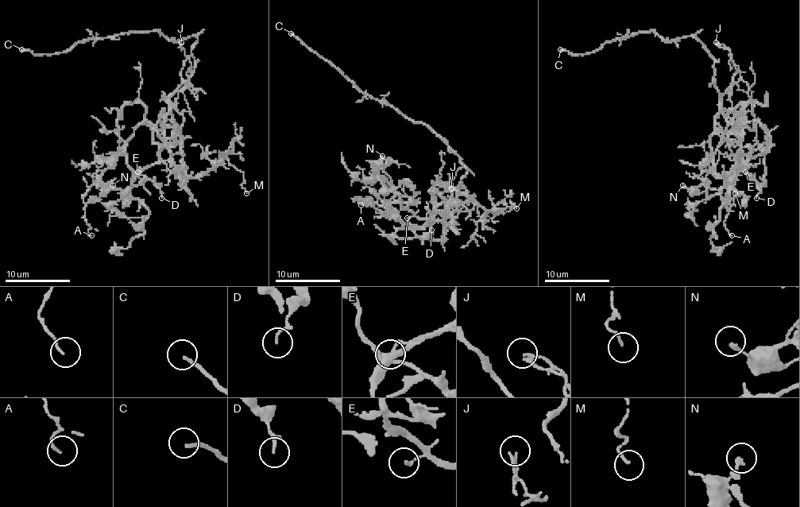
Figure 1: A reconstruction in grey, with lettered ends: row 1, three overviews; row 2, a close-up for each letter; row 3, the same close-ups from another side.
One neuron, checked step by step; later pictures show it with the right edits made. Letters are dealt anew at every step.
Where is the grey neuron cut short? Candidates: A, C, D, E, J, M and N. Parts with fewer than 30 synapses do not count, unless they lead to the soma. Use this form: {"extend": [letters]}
{"extend": ["C"]}

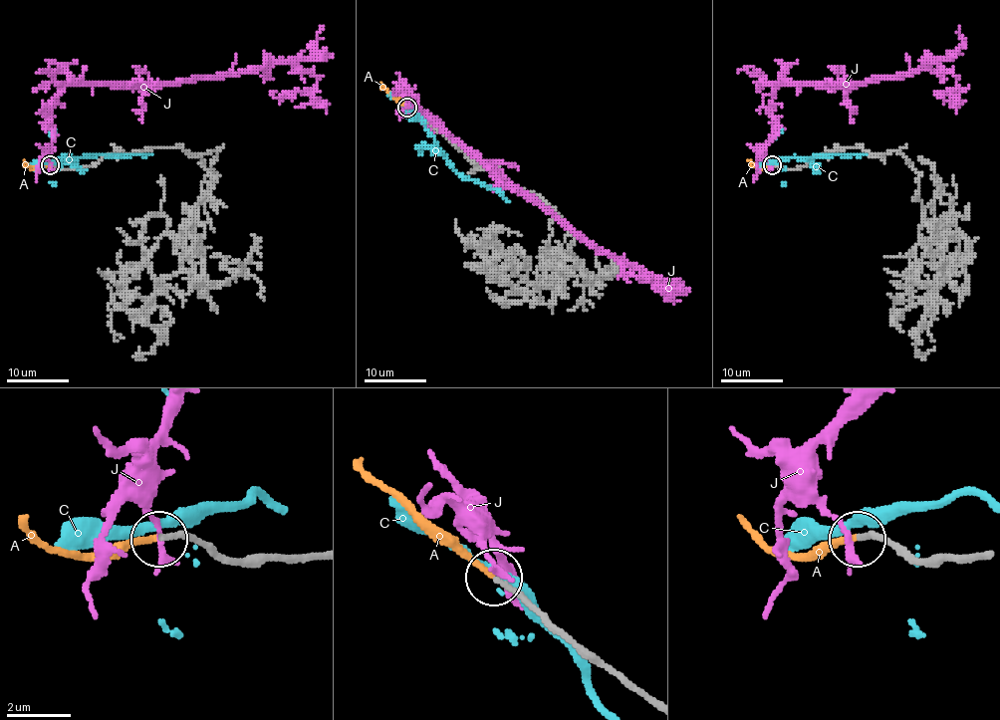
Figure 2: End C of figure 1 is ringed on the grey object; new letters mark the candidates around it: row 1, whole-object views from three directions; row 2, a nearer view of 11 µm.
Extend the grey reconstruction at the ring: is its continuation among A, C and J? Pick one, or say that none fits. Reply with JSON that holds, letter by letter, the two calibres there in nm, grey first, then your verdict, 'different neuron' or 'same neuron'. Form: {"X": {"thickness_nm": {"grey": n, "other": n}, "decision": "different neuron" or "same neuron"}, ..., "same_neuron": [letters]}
{"A": {"thickness_nm": {"grey": 160, "other": 170}, "decision": "same neuron"}, "C": {"thickness_nm": {"grey": 200, "other": 400}, "decision": "different neuron"}, "J": {"thickness_nm": {"grey": 150, "other": 280}, "decision": "different neuron"}, "same_neuron": ["A"]}

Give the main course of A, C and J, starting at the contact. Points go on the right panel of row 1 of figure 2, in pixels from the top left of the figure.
A: (772, 164), (756, 168), (748, 160)
C: (775, 162), (790, 156), (801, 159), (867, 153)
J: (772, 165), (764, 145), (775, 131), (773, 93), (781, 85), (869, 83), (936, 64), (957, 86), (938, 93)

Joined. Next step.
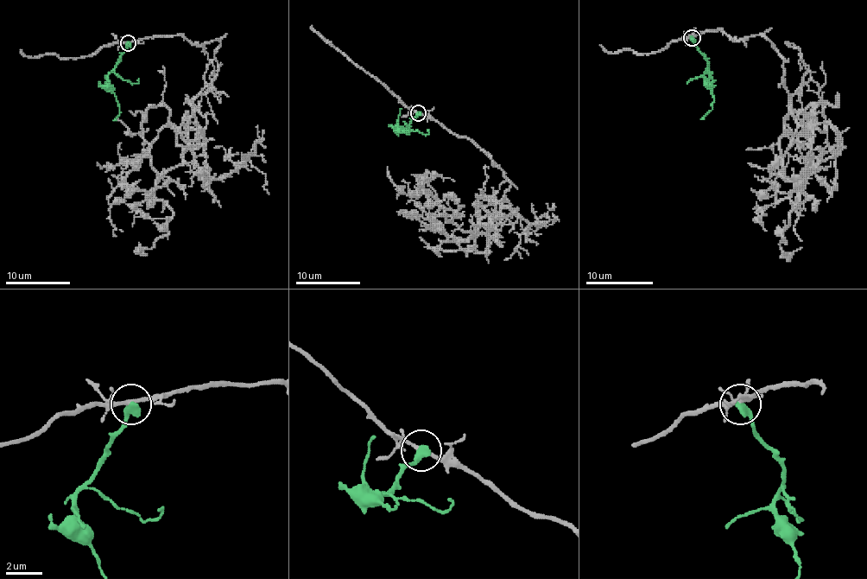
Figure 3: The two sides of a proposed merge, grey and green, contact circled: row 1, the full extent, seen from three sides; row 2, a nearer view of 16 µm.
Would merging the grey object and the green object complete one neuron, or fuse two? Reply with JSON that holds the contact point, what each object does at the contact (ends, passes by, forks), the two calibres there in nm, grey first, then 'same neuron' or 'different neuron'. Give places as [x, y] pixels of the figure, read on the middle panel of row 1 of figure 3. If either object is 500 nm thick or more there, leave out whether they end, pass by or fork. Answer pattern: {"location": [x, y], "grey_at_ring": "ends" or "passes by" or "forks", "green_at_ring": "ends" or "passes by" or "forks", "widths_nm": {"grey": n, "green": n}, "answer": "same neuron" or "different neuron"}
{"location": [418, 113], "grey_at_ring": "passes by", "green_at_ring": "ends", "widths_nm": {"grey": 190, "green": 480}, "answer": "different neuron"}

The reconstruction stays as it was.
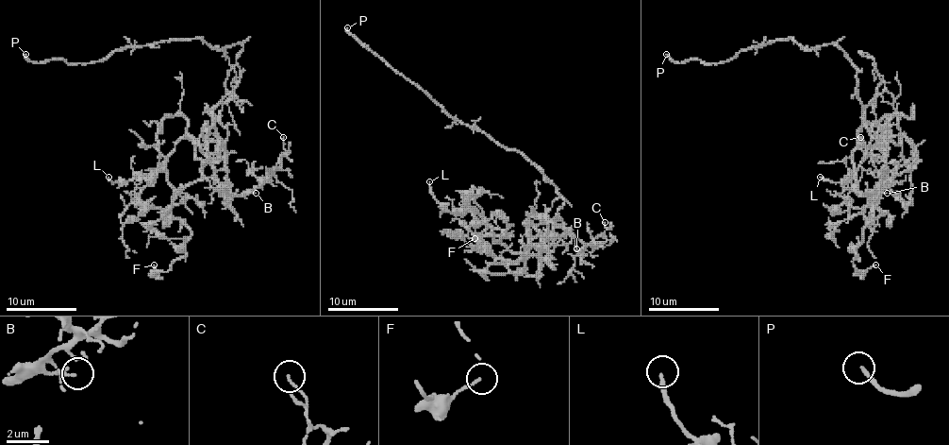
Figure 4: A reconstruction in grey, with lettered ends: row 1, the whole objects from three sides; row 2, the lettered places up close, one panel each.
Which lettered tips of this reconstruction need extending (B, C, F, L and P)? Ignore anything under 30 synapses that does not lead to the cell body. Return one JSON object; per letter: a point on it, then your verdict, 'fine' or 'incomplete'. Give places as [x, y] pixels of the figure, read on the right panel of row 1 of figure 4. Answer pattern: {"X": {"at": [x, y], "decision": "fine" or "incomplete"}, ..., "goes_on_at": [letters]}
{"B": {"at": [887, 193], "decision": "fine"}, "C": {"at": [860, 137], "decision": "fine"}, "F": {"at": [875, 265], "decision": "fine"}, "L": {"at": [820, 177], "decision": "fine"}, "P": {"at": [666, 54], "decision": "incomplete"}, "goes_on_at": ["P"]}

